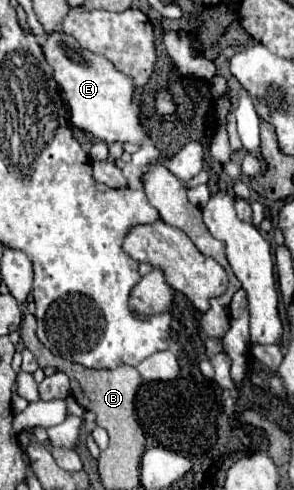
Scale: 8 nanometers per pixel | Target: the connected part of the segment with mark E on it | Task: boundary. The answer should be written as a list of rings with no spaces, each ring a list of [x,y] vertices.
[[[54,31],[54,35],[48,35],[46,41],[40,47],[44,51],[46,61],[54,69],[56,83],[59,87],[62,87],[62,91],[66,95],[72,125],[80,127],[86,133],[92,133],[96,139],[100,139],[108,145],[112,145],[116,141],[120,141],[120,143],[142,143],[144,141],[146,133],[144,133],[144,127],[140,125],[140,105],[134,103],[134,97],[132,97],[134,85],[132,85],[130,77],[120,73],[108,59],[104,59],[104,57],[92,53],[92,51],[82,49],[74,37],[66,35],[62,31]]]

